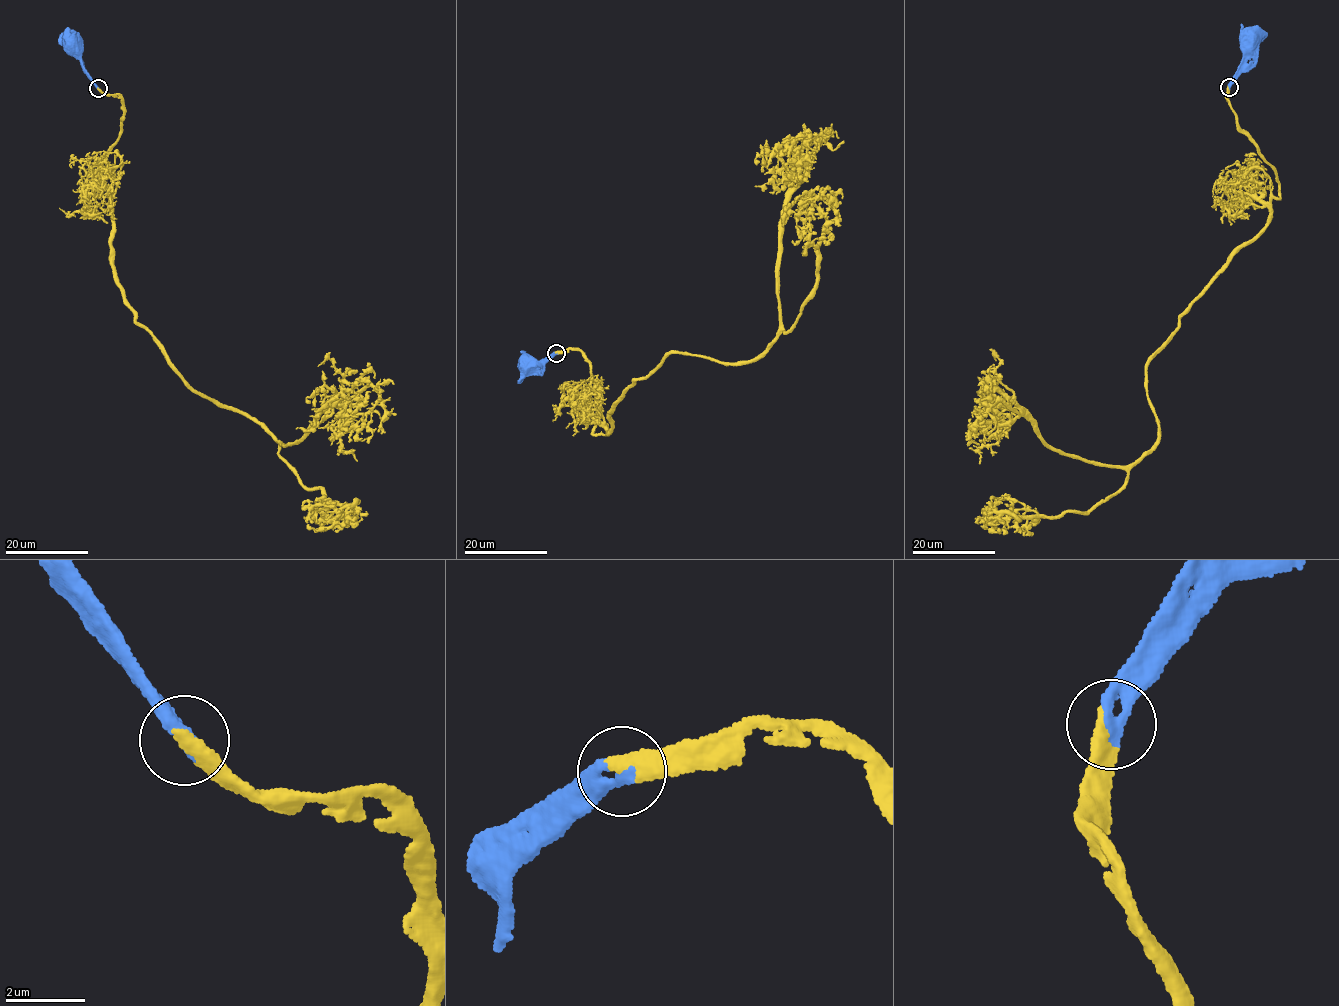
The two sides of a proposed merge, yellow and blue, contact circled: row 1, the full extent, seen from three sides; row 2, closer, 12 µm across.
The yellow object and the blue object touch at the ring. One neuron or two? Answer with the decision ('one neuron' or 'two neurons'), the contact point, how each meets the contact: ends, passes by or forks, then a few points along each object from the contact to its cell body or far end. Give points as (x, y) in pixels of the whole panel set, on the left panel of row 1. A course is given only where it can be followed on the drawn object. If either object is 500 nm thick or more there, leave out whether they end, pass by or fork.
one neuron | (98, 88) | yellow ends | blue ends | yellow via (98, 89), (123, 102), (100, 166), (135, 321), (279, 445), (350, 389), (315, 410) | blue via (98, 89), (70, 47)

